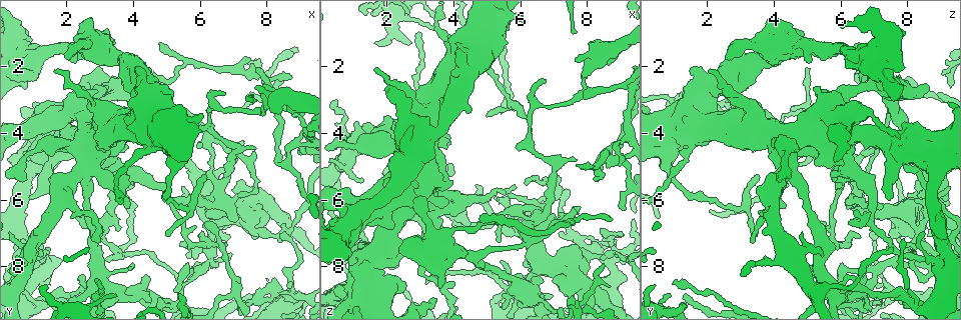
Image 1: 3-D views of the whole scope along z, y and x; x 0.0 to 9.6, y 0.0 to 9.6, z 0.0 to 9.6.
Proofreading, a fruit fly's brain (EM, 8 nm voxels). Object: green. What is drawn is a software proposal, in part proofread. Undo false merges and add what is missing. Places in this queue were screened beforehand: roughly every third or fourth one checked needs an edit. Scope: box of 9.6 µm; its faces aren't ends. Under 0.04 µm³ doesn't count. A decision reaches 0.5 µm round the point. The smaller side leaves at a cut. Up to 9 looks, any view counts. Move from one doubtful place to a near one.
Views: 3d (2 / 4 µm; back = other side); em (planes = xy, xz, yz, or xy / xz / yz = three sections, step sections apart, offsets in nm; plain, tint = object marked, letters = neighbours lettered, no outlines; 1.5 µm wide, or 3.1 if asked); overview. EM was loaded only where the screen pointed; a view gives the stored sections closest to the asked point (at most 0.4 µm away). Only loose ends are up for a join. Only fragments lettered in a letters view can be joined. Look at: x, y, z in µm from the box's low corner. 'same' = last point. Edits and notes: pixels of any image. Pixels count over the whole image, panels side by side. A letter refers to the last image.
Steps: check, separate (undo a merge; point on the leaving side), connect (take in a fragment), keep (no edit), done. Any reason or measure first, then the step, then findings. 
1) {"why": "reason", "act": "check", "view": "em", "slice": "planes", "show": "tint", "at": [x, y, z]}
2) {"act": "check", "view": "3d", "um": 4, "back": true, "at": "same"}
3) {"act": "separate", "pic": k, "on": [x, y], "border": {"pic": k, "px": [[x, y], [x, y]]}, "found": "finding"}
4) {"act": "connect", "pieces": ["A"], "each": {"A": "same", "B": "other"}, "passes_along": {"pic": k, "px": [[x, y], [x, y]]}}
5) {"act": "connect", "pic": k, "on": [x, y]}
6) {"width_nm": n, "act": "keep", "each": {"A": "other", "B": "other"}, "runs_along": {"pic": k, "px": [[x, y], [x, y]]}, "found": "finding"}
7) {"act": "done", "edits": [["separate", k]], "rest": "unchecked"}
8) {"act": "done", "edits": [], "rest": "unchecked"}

{"why": "branch stops here", "act": "check", "view": "3d", "um": 4, "at": [7.65, 4.55, 6.35]}

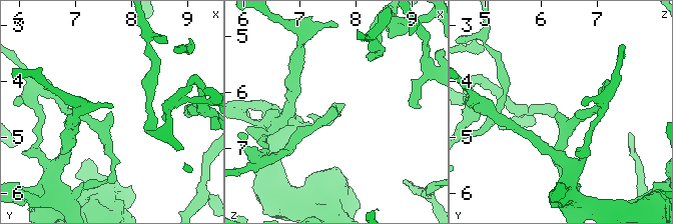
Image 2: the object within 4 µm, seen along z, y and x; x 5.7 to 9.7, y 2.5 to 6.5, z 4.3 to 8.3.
{"act": "check", "view": "em", "slice": "xy", "step": 4, "show": "letters", "at": [7.60, 4.55, 6.30]}

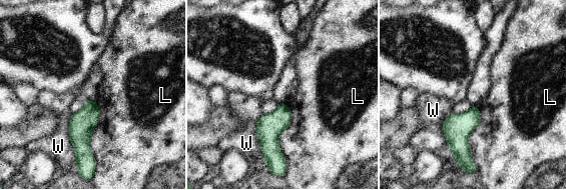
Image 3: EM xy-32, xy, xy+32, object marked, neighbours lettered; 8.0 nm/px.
{"why": "cut it another way", "act": "check", "view": "em", "slice": "planes", "show": "letters", "at": "same"}

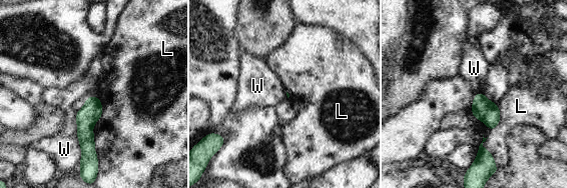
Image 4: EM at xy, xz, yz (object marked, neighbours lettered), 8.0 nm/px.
{"act": "keep", "each": {"L": "other", "W": "other"}, "found": "none of them fits"}

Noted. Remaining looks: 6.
{"why": "free end", "act": "check", "view": "em", "slice": "planes", "show": "plain", "at": [8.75, 2.30, 6.65]}

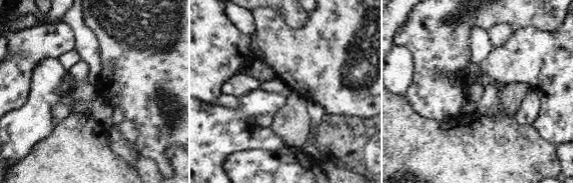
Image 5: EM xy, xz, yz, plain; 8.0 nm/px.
{"why": "where the object lies", "act": "check", "view": "em", "slice": "planes", "show": "tint", "at": "same"}

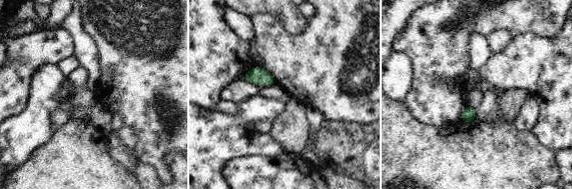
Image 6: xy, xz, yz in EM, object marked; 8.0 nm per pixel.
{"why": "see the neighbours", "act": "check", "view": "em", "slice": "planes", "show": "letters", "at": "same"}

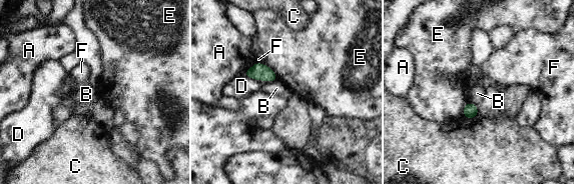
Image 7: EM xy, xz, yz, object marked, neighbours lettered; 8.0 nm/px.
{"act": "keep", "each": {"A": "other", "B": "other", "C": "other", "D": "other", "E": "other", "F": "other"}, "border": {"pic": 7, "px": [[470, 101], [465, 105], [462, 115]]}, "found": "no lettered fragment goes on from it"}

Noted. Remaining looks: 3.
{"why": "stops while still wide", "act": "check", "view": "em", "slice": "xz", "step": 8, "show": "letters", "at": [3.40, 4.85, 5.60]}

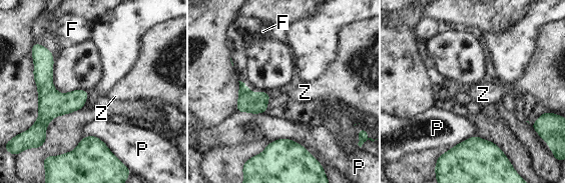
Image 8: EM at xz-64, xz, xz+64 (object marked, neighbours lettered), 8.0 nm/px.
{"act": "check", "view": "em", "slice": "planes", "show": "letters", "at": "same"}

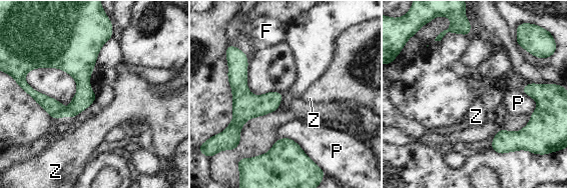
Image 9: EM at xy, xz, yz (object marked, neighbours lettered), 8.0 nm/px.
{"act": "keep", "each": {"F": "other", "P": "other", "Z": "other"}, "border": {"pic": 9, "px": [[277, 138], [293, 139], [312, 160]]}, "found": "none of them fits"}

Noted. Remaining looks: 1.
{"act": "done", "edits": [], "rest": "unchecked"}

